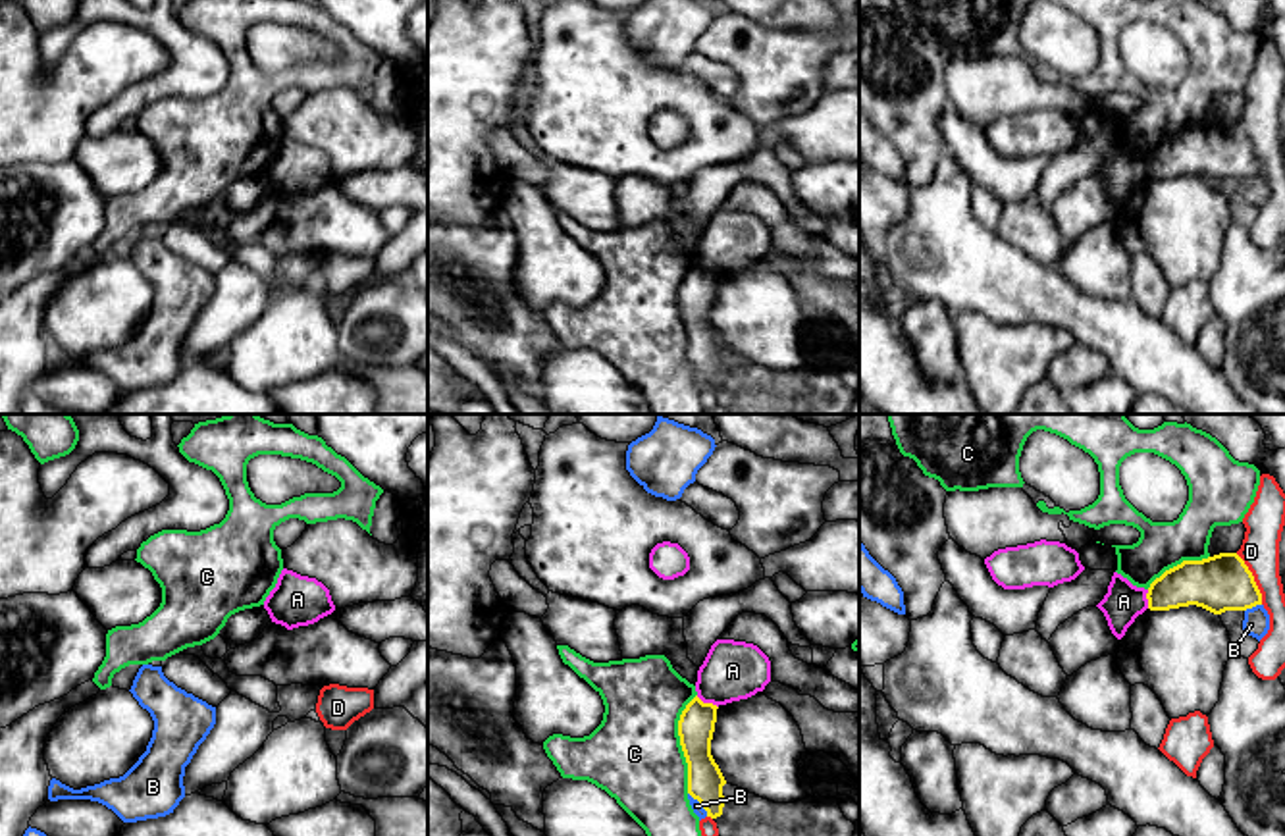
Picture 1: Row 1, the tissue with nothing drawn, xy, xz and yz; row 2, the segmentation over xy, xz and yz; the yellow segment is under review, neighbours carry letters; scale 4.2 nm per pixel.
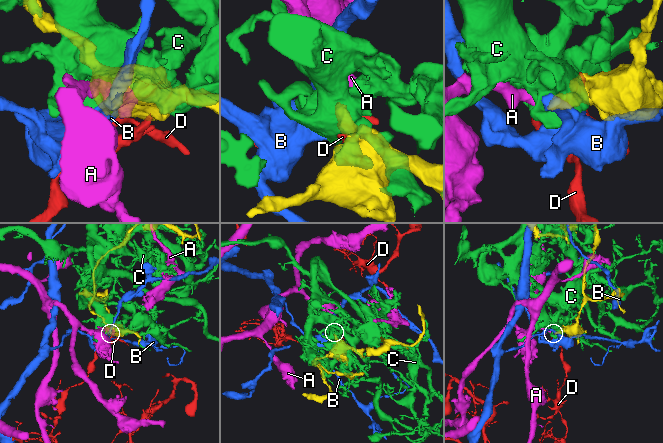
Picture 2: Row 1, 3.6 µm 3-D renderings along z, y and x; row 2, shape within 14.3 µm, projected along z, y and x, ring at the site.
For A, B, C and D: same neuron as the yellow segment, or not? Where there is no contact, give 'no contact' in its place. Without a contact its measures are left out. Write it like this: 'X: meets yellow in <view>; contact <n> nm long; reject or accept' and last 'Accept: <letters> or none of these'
A: meets yellow in xz; contact 110 nm long; reject
B: meets yellow in xz; contact 130 nm long; reject
C: meets yellow in xz; contact 420 nm long; reject
D: meets yellow in yz; contact 240 nm long; reject
Accept: none of these

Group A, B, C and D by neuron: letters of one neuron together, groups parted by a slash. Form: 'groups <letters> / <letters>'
groups A / B / C / D

